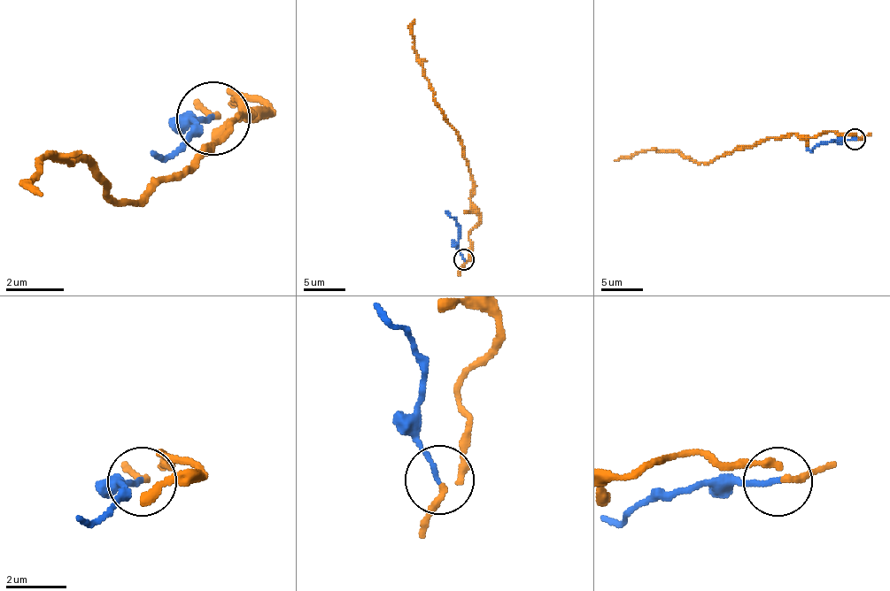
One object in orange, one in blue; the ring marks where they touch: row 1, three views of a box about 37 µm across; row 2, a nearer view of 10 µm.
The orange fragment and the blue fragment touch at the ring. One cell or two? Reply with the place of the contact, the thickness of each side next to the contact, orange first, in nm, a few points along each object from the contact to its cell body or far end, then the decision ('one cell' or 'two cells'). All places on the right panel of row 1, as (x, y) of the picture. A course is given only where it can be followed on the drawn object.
(855, 139) | 160/150 nm | orange via (856, 140), (847, 134), (827, 131), (816, 137), (795, 134), (735, 148), (710, 163), (648, 149), (615, 160) | blue via (854, 140), (821, 141), (810, 149), (806, 148) | two cells

